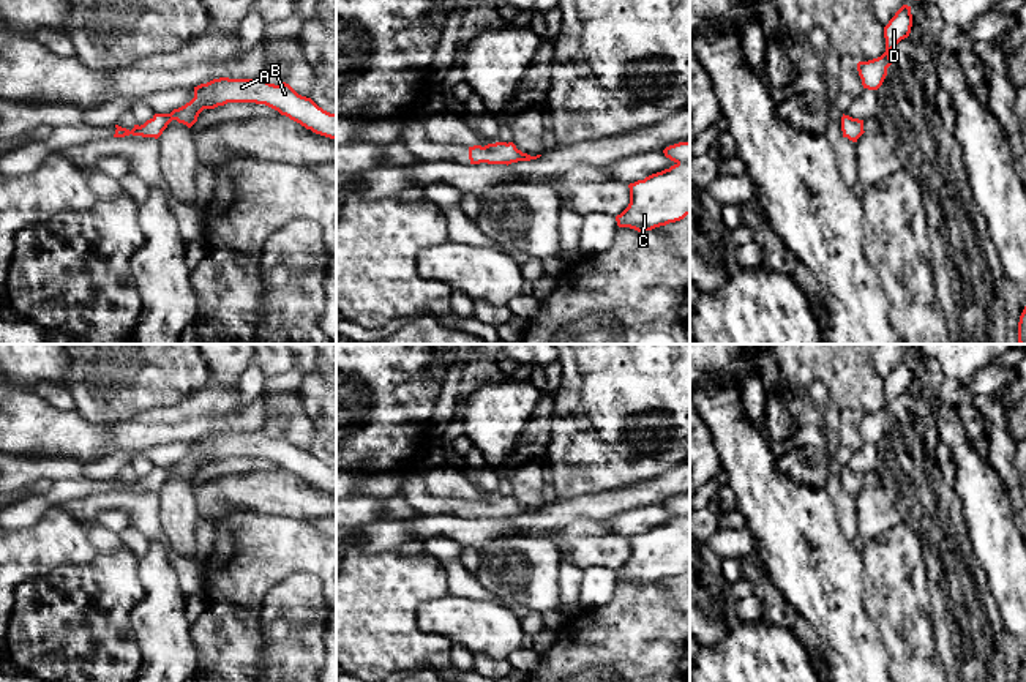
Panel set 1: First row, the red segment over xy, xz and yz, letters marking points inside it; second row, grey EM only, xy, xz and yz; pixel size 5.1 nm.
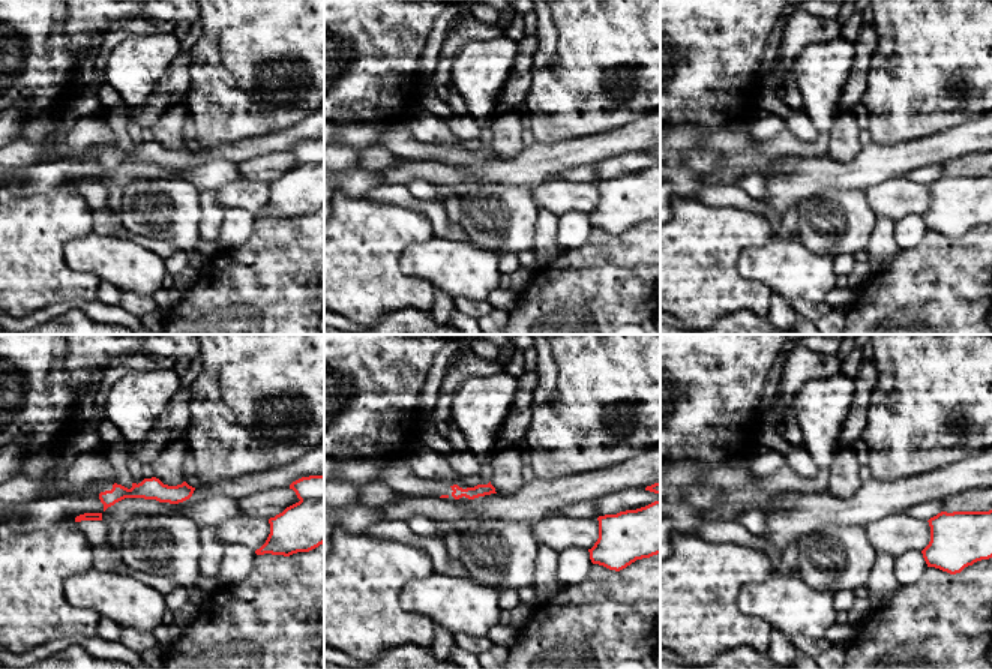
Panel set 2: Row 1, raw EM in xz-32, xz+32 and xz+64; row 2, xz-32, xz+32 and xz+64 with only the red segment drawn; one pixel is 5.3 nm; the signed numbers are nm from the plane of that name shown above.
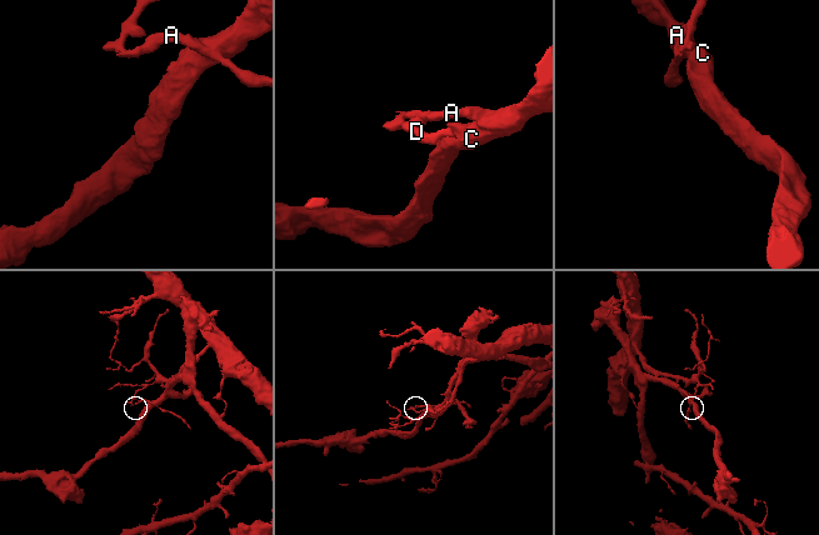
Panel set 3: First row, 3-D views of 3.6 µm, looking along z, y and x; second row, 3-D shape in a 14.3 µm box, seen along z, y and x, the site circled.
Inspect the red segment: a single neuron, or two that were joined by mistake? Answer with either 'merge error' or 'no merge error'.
merge error

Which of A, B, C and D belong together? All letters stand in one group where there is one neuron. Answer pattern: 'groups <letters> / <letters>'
groups A B C / D

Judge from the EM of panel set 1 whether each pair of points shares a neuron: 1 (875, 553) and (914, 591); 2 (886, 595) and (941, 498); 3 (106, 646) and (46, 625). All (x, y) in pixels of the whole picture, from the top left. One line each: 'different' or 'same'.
1: same
2: different
3: same

